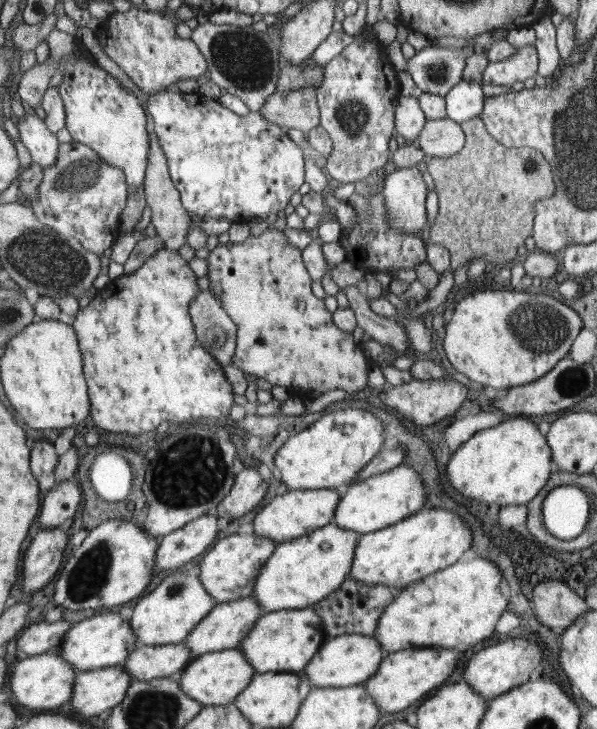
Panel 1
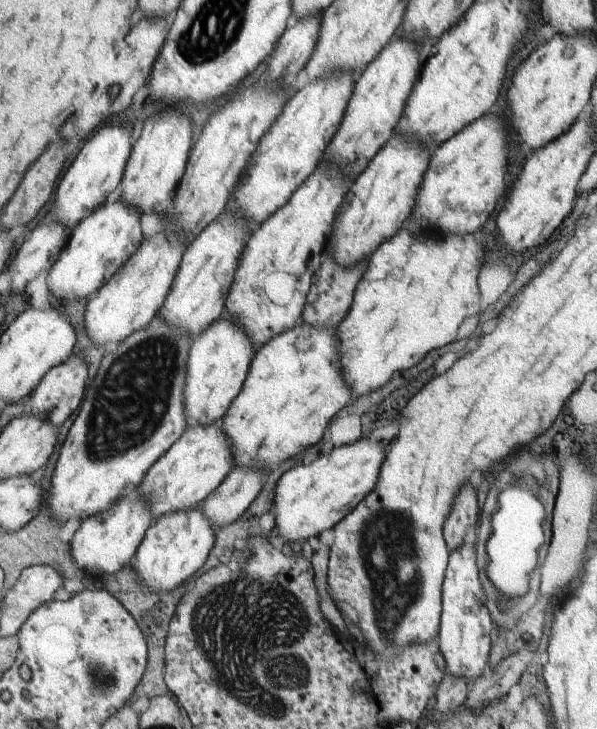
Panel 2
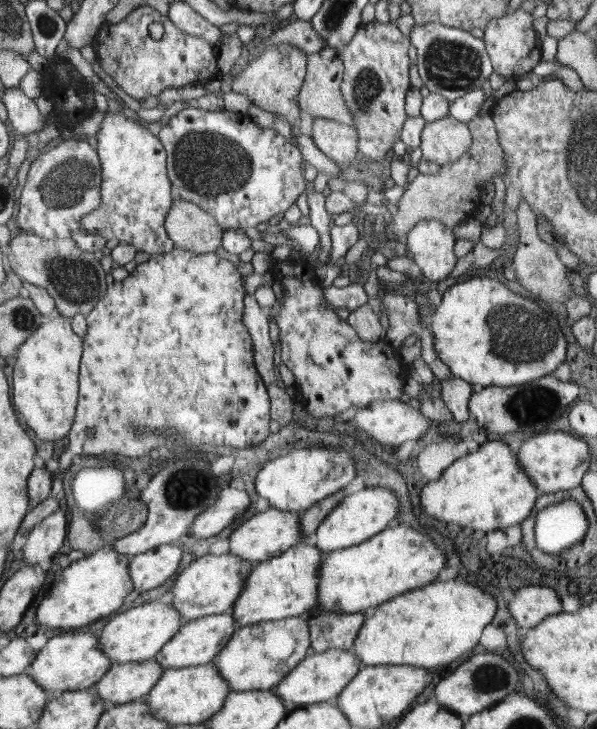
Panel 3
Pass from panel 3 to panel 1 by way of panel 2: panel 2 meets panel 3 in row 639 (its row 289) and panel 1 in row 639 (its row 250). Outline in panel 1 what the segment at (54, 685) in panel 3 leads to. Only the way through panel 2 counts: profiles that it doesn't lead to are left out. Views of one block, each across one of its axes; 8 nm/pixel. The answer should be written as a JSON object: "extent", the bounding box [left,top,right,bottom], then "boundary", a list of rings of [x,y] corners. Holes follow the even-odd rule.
{"extent":[59,614,138,671],"boundary":[[[96,614],[90,620],[71,626],[61,638],[59,655],[79,671],[96,670],[117,666],[123,663],[138,646],[137,637],[131,623],[123,620],[119,614]]]}

